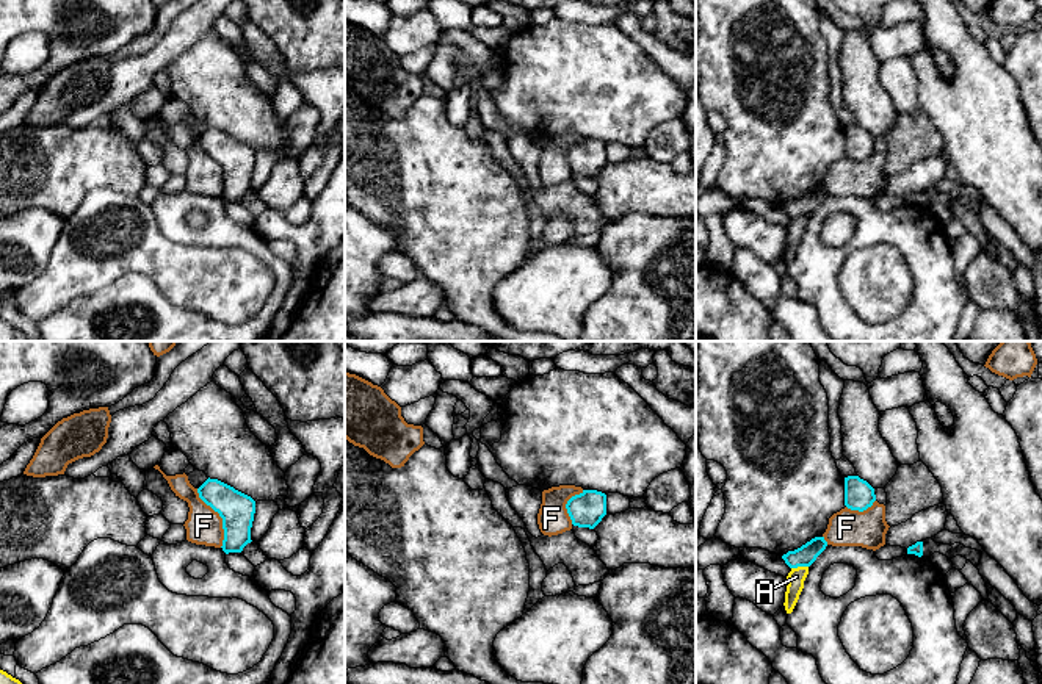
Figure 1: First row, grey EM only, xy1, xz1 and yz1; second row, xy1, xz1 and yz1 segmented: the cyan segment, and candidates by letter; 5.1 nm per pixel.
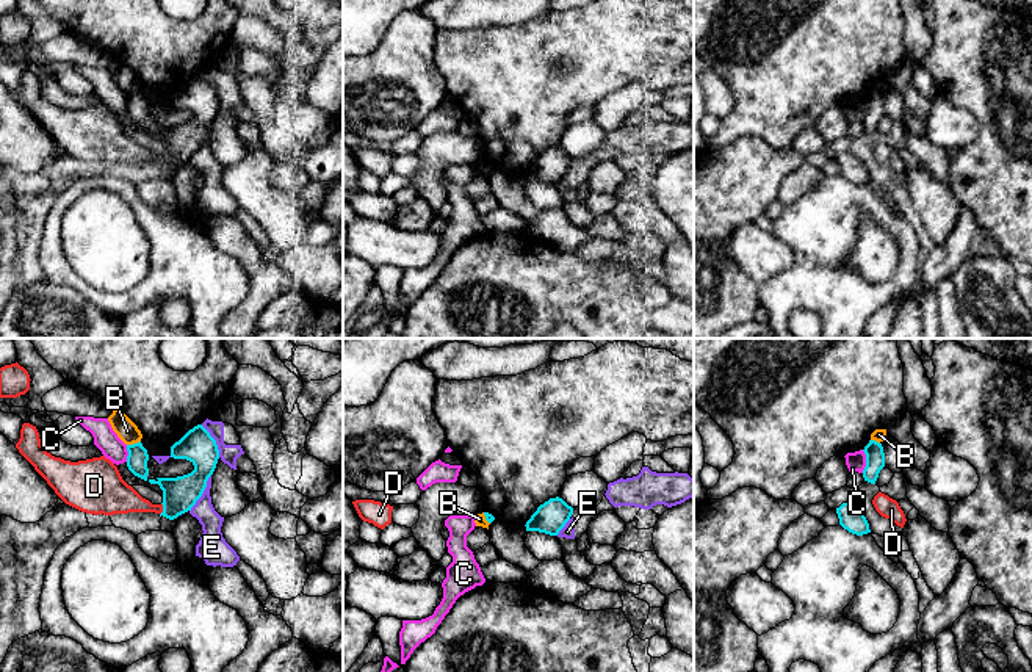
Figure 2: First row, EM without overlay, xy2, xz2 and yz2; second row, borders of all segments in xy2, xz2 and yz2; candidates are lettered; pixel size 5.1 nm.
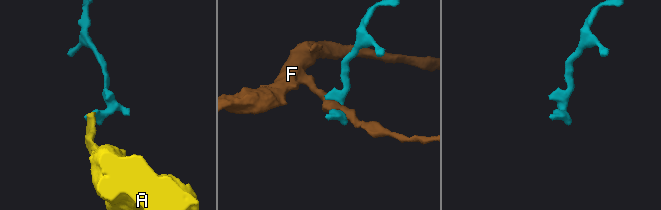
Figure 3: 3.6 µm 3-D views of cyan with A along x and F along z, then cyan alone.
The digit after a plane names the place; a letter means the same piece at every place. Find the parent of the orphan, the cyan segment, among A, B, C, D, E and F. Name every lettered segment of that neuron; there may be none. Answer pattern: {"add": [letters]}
{"add": []}

